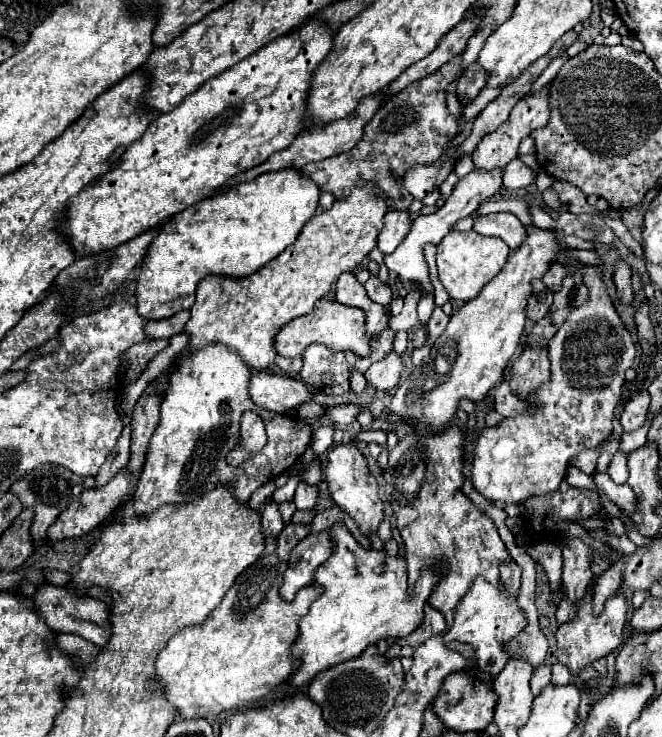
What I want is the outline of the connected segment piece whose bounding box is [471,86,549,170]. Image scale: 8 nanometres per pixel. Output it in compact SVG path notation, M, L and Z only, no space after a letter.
M547 86L531 96L521 98L521 102L517 102L517 106L511 110L505 126L501 126L501 130L495 130L493 134L487 134L481 144L477 146L477 150L471 154L471 160L475 164L477 170L495 170L495 168L505 168L511 160L515 160L519 156L519 142L529 136L535 128L541 128L547 124L549 120L549 94L547 94Z

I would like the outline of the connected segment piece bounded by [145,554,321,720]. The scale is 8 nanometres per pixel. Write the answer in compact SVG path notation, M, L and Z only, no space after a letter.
M275 554L259 558L249 566L203 624L177 632L165 644L155 660L155 678L145 690L151 694L161 692L177 718L199 720L251 706L283 684L287 674L297 666L297 660L289 656L297 624L307 614L313 598L321 594L317 584L309 584L295 600L281 600L279 586L283 572L285 562L279 562Z

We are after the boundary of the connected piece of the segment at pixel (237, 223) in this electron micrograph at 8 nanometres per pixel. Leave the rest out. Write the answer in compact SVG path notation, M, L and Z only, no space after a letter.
M279 170L261 174L251 182L241 182L241 186L225 190L225 194L213 194L197 202L195 206L175 214L169 222L161 226L159 236L151 242L139 266L135 290L137 312L145 320L163 320L193 306L195 288L205 276L217 274L229 278L245 278L247 274L257 272L297 240L303 226L317 212L317 206L319 190L315 182L309 182L309 178L301 178L299 170Z

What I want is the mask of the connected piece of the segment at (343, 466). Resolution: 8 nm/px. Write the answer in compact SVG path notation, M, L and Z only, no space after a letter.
M341 444L333 446L327 452L325 480L329 484L331 498L335 498L335 504L341 510L345 510L345 514L349 514L353 518L353 522L357 524L361 534L365 534L371 540L385 516L383 516L383 502L379 498L379 486L377 486L375 476L369 470L367 458L355 446L341 446Z

